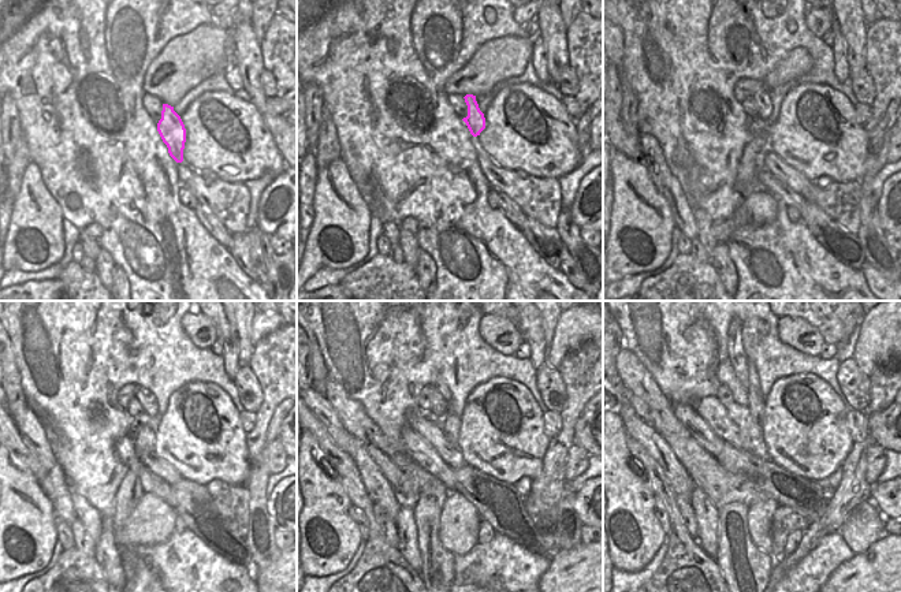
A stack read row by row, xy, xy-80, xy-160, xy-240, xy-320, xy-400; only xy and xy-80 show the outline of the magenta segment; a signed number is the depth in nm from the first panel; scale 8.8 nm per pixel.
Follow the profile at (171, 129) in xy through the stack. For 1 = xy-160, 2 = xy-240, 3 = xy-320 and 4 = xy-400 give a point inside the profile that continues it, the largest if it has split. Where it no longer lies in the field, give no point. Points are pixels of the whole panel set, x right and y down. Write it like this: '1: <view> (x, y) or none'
1: xy-160 (762, 99)
2: xy-240 (149, 404)
3: xy-320 (442, 387)
4: xy-400 (737, 356)

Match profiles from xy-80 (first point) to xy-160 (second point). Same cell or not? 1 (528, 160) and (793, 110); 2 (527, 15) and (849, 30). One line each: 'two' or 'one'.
1: one
2: two

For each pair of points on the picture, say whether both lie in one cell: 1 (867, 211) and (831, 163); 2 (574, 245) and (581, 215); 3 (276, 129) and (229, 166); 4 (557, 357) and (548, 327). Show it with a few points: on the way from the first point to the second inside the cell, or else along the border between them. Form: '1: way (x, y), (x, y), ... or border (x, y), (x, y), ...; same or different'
1: border (868, 149), (864, 172), (857, 179); different
2: border (568, 211), (572, 220), (580, 227); different
3: border (253, 105), (282, 157); different
4: border (561, 315), (546, 354); different

